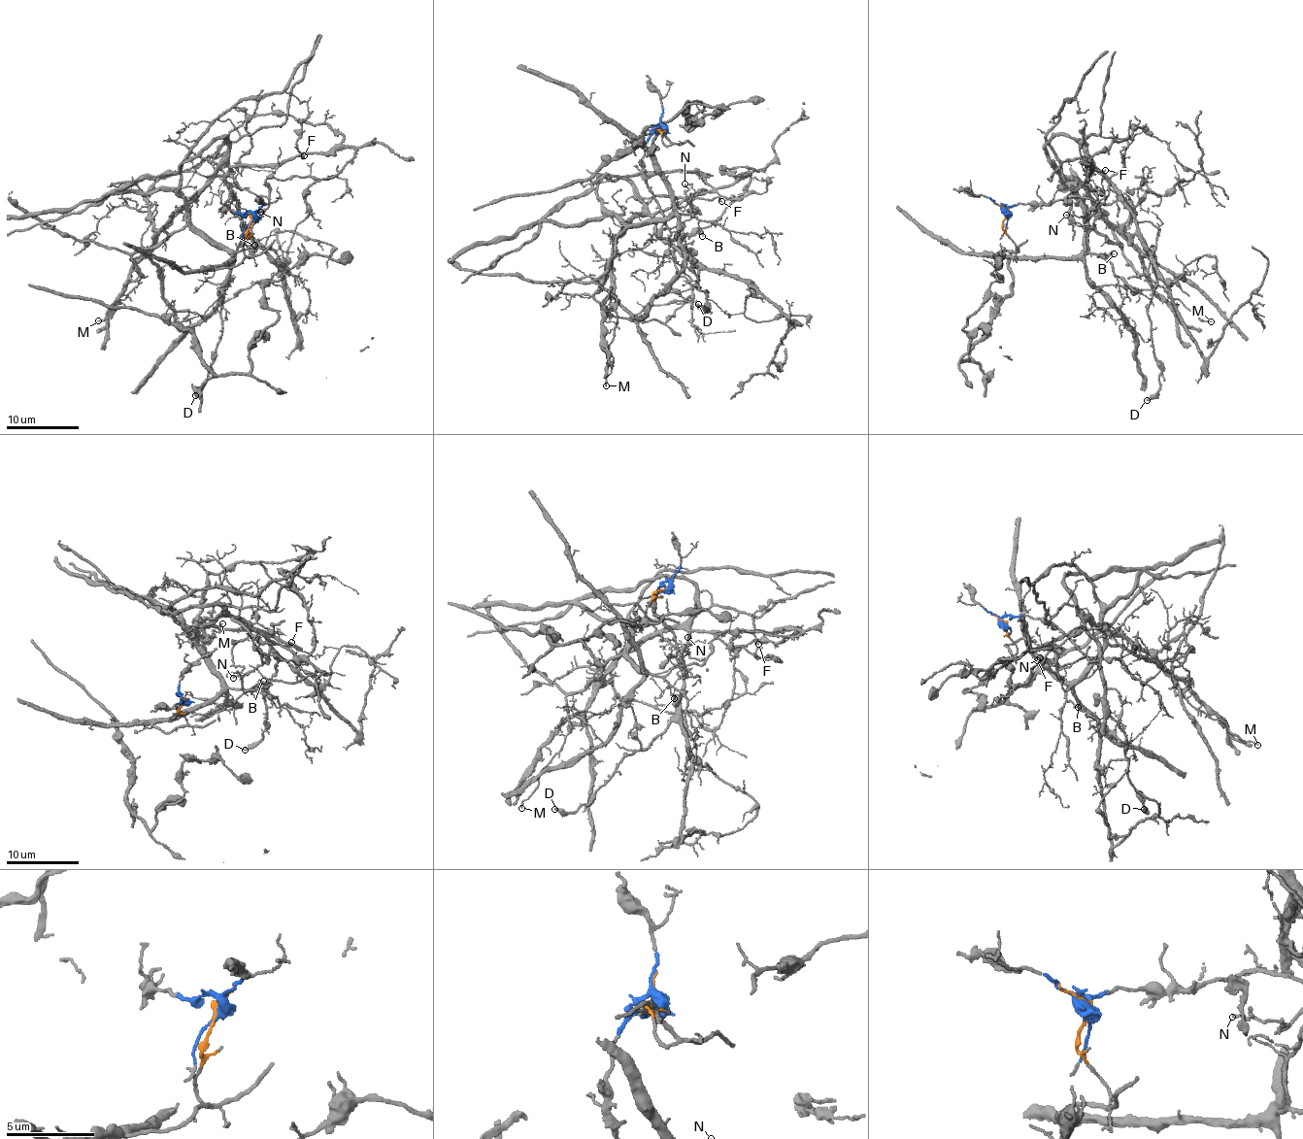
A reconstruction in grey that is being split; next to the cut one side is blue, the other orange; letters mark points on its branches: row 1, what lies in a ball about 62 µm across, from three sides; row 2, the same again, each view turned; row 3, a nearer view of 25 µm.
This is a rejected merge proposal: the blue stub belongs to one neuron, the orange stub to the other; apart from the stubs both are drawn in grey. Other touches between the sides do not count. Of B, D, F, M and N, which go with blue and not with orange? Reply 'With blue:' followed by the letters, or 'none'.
With blue: D, F, N

